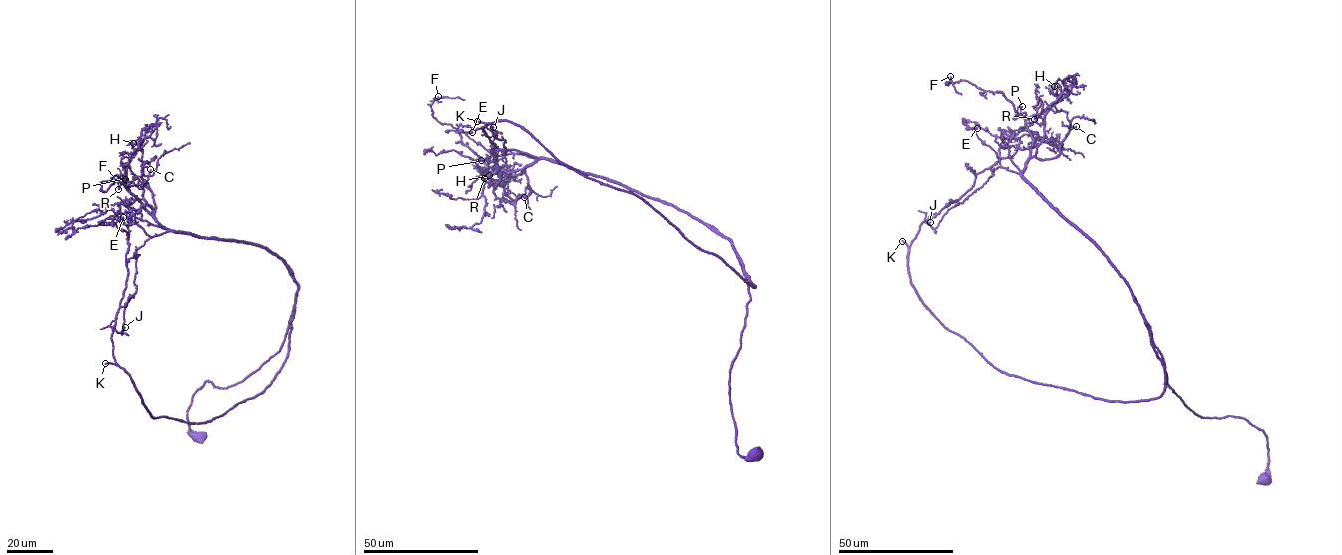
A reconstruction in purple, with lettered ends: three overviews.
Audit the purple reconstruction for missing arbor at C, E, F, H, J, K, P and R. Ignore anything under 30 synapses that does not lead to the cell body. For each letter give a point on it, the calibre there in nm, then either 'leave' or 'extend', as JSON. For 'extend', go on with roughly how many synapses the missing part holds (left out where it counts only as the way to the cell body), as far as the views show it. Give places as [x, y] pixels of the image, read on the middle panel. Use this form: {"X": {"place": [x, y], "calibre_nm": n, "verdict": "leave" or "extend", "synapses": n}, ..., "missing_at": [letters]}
{"C": {"place": [524, 197], "calibre_nm": 200, "verdict": "leave"}, "E": {"place": [472, 132], "calibre_nm": 500, "verdict": "leave"}, "F": {"place": [438, 96], "calibre_nm": 200, "verdict": "leave"}, "H": {"place": [489, 175], "calibre_nm": 260, "verdict": "leave"}, "J": {"place": [493, 127], "calibre_nm": 100, "verdict": "leave"}, "K": {"place": [477, 121], "calibre_nm": 280, "verdict": "extend", "synapses": 350}, "P": {"place": [481, 160], "calibre_nm": 240, "verdict": "leave"}, "R": {"place": [484, 178], "calibre_nm": 320, "verdict": "leave"}, "missing_at": ["K"]}

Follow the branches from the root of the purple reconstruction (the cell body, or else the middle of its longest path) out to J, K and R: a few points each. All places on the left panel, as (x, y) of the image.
J: (198, 436), (195, 392), (279, 350), (291, 268), (252, 244), (154, 236), (136, 250), (125, 327)
K: (198, 436), (193, 394), (259, 368), (290, 320), (270, 384), (203, 423), (155, 418), (130, 375), (105, 363)
R: (198, 436), (193, 394), (279, 351), (297, 282), (264, 248), (166, 230), (118, 189)

